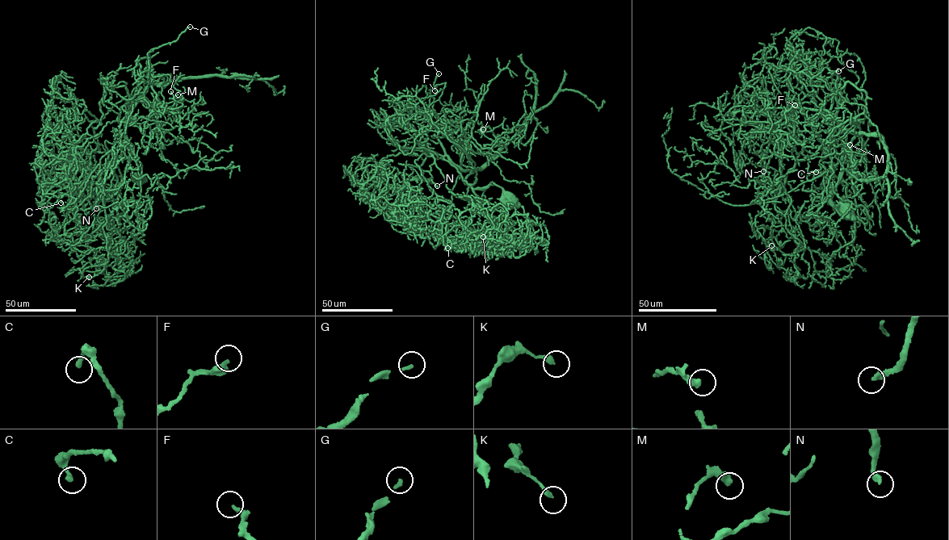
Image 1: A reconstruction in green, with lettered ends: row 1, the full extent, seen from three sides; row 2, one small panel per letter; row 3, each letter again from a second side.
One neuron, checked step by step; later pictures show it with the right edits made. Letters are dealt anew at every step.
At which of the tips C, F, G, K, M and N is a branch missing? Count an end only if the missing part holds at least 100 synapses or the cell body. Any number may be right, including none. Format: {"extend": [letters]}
{"extend": ["N"]}

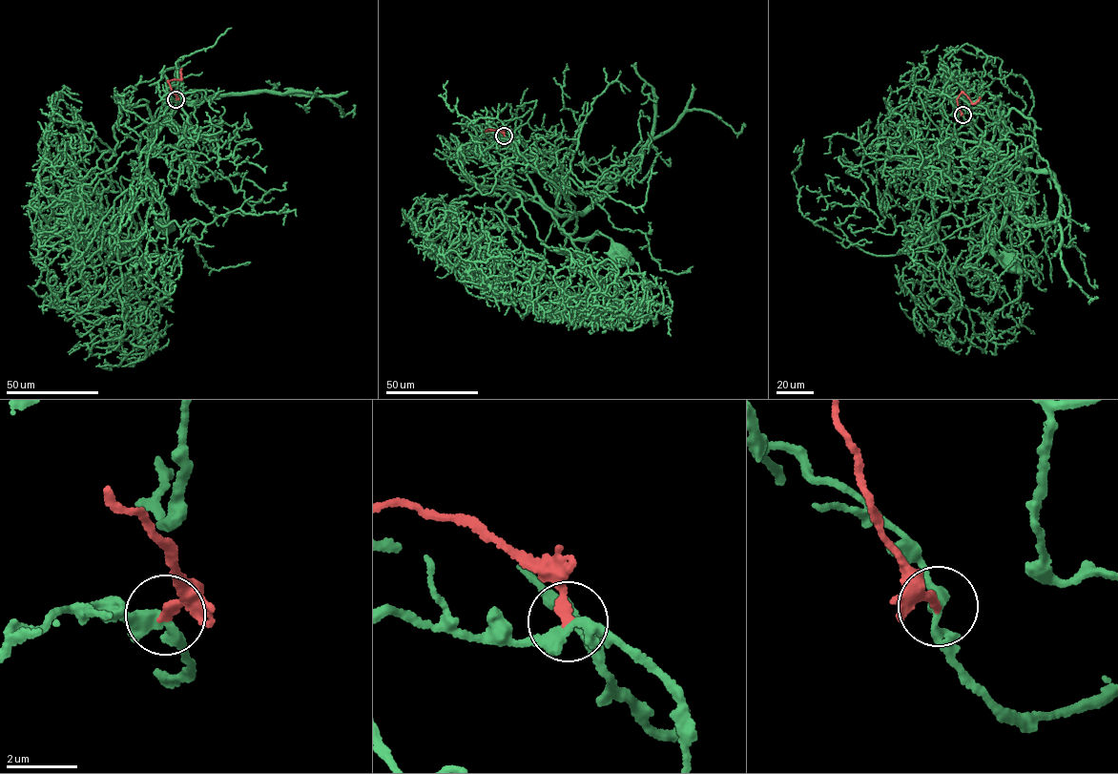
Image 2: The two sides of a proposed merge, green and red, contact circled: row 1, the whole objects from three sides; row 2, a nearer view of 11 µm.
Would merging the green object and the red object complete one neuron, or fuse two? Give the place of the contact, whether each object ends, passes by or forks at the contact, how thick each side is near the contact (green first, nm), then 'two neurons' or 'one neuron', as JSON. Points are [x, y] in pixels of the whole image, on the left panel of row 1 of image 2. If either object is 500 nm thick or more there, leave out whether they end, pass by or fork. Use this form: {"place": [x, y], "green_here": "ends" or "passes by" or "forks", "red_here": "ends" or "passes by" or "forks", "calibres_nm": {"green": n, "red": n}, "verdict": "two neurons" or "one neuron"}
{"place": [175, 99], "green_here": "passes by", "red_here": "ends", "calibres_nm": {"green": 320, "red": 240}, "verdict": "two neurons"}

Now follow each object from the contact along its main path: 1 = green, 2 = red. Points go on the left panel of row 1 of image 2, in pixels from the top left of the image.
1: (175, 98), (167, 91), (177, 84), (183, 56), (146, 154), (146, 178), (168, 209), (163, 226)
2: (175, 98), (169, 83), (181, 80), (182, 69)

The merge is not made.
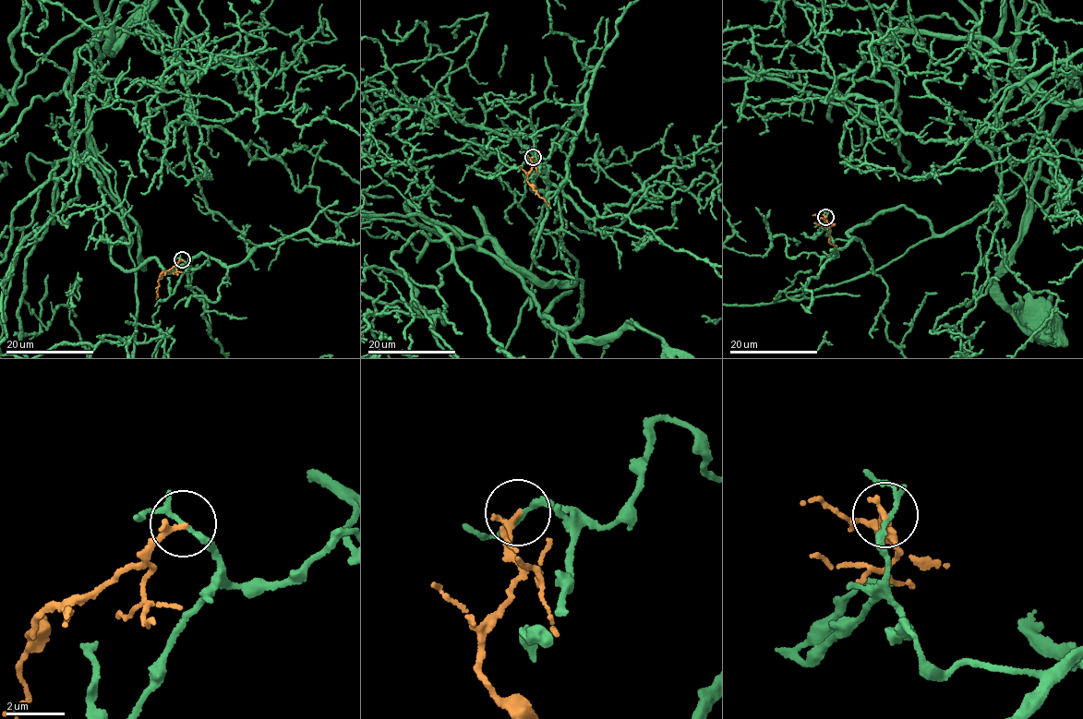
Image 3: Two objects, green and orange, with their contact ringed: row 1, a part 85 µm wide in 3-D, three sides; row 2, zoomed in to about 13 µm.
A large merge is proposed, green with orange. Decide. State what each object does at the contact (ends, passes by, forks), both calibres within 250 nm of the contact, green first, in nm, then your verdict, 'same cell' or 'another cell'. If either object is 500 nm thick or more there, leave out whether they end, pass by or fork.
green passes by | orange ends | 150/200 nm | another cell

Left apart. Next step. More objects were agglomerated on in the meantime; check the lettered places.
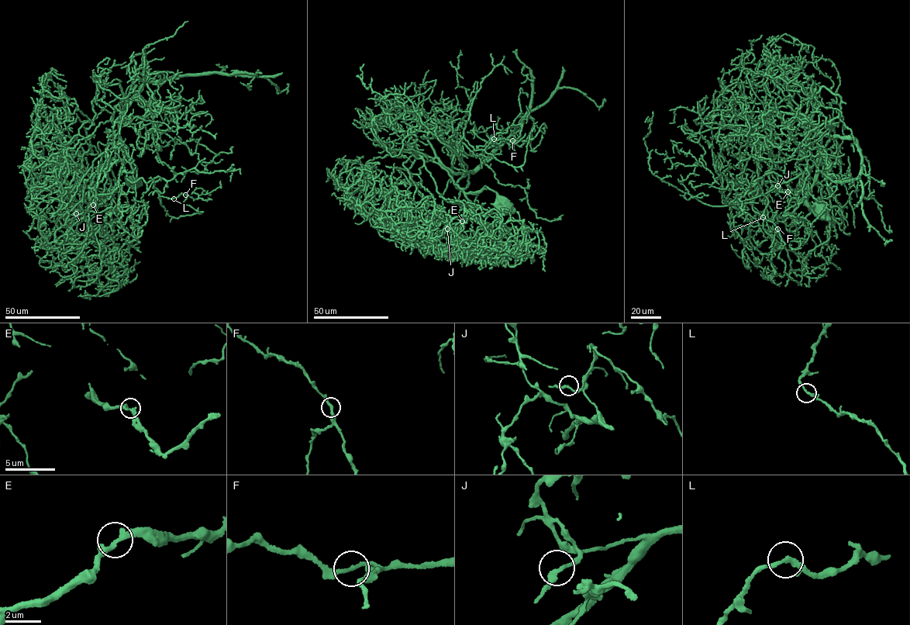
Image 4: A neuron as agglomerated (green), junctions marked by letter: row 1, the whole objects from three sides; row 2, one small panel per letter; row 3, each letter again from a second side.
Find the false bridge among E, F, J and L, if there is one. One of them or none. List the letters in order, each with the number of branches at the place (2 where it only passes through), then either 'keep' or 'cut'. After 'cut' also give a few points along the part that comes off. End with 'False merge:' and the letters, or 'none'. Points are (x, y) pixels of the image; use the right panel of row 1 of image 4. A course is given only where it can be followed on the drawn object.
E: 2 branches meet; keep
F: 2 branches meet; keep
J: 2 branches meet; keep
L: 2 branches meet; keep
False merge: none

